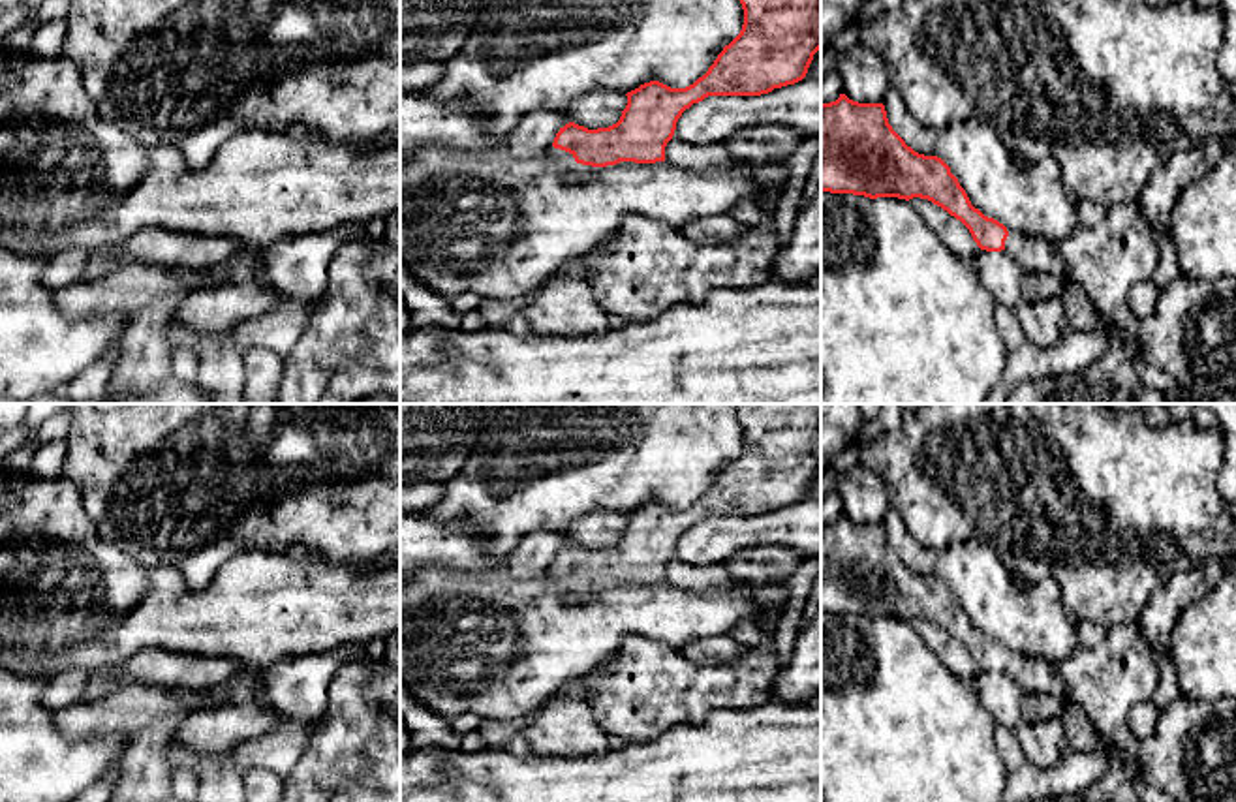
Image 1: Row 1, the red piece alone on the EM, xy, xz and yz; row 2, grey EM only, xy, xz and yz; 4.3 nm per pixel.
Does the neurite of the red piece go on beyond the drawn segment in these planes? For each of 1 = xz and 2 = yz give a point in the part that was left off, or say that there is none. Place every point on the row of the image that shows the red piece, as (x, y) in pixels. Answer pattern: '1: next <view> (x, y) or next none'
1: next none
2: next yz (1035, 256)

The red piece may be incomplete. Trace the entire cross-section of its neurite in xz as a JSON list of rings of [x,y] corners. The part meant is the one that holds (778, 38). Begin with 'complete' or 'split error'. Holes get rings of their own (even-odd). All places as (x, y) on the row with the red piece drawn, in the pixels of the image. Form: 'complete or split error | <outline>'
complete | [[[740,0],[744,24],[740,34],[723,47],[708,71],[686,88],[671,88],[650,81],[627,92],[627,105],[616,124],[588,130],[575,122],[565,124],[552,147],[569,152],[577,163],[592,167],[620,162],[665,162],[665,147],[672,139],[676,122],[686,109],[708,96],[761,96],[774,88],[802,81],[821,49],[821,0]]]

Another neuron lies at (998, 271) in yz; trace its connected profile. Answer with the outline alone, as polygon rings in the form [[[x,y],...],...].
[[[981,250],[977,255],[977,269],[981,282],[994,295],[997,304],[1016,304],[1016,301],[1022,297],[1026,272],[1007,250]]]

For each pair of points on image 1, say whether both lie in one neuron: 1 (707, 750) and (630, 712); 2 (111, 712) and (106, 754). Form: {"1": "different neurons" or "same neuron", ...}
{"1": "different neurons", "2": "different neurons"}

